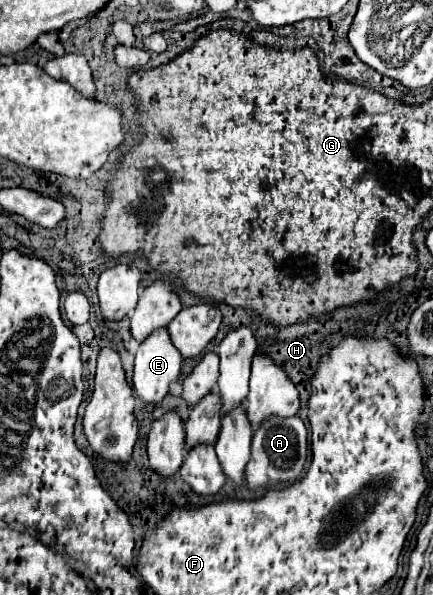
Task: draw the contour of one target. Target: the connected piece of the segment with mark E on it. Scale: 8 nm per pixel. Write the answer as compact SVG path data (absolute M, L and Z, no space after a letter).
M168 330L150 334L136 352L134 390L144 404L158 404L170 394L170 384L180 376L180 352L174 350Z

